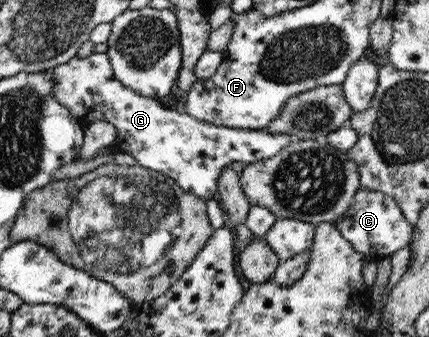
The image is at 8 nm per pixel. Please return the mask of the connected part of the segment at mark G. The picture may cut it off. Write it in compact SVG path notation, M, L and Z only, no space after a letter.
M93 53L85 58L77 56L69 62L57 65L52 69L52 91L62 105L65 105L85 128L90 122L104 120L110 122L117 129L113 146L118 152L124 151L131 154L139 166L144 166L151 171L163 172L183 189L202 199L217 197L220 170L229 167L232 162L241 162L244 166L269 158L277 154L281 148L289 146L295 136L288 134L273 134L266 130L232 129L226 126L217 126L213 123L203 122L193 118L190 114L180 113L161 105L156 98L147 98L127 88L118 78L115 78L113 67L107 53Z

